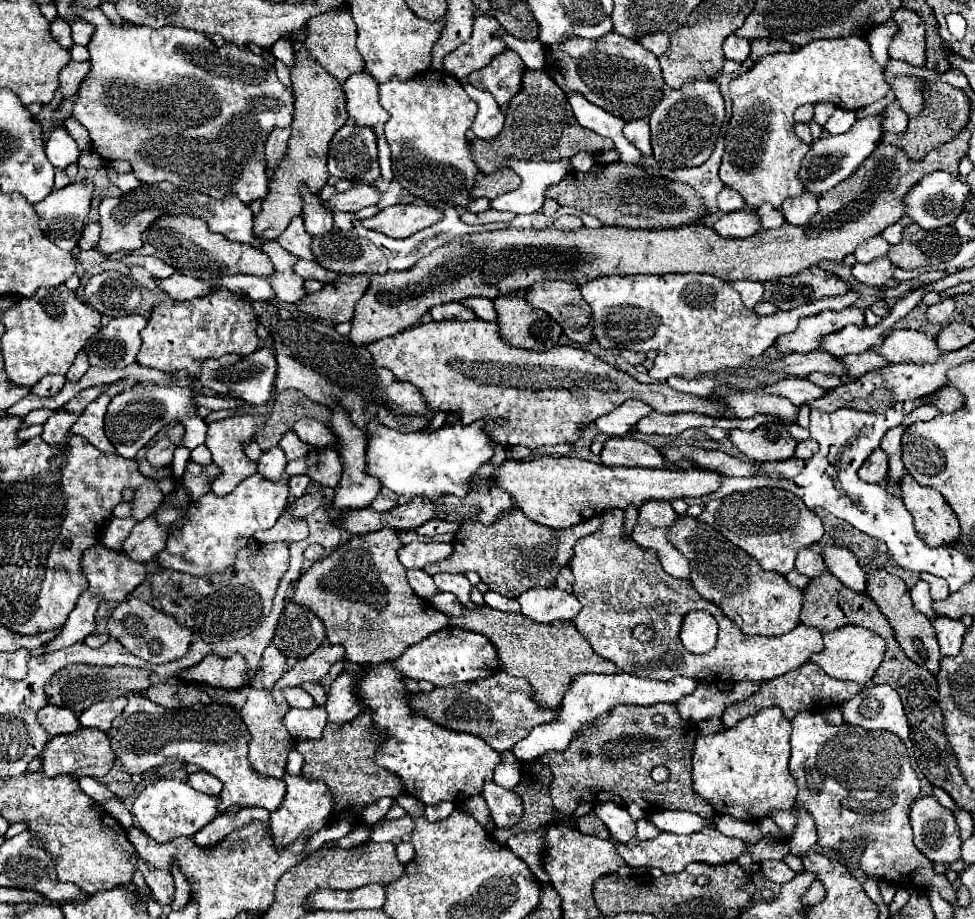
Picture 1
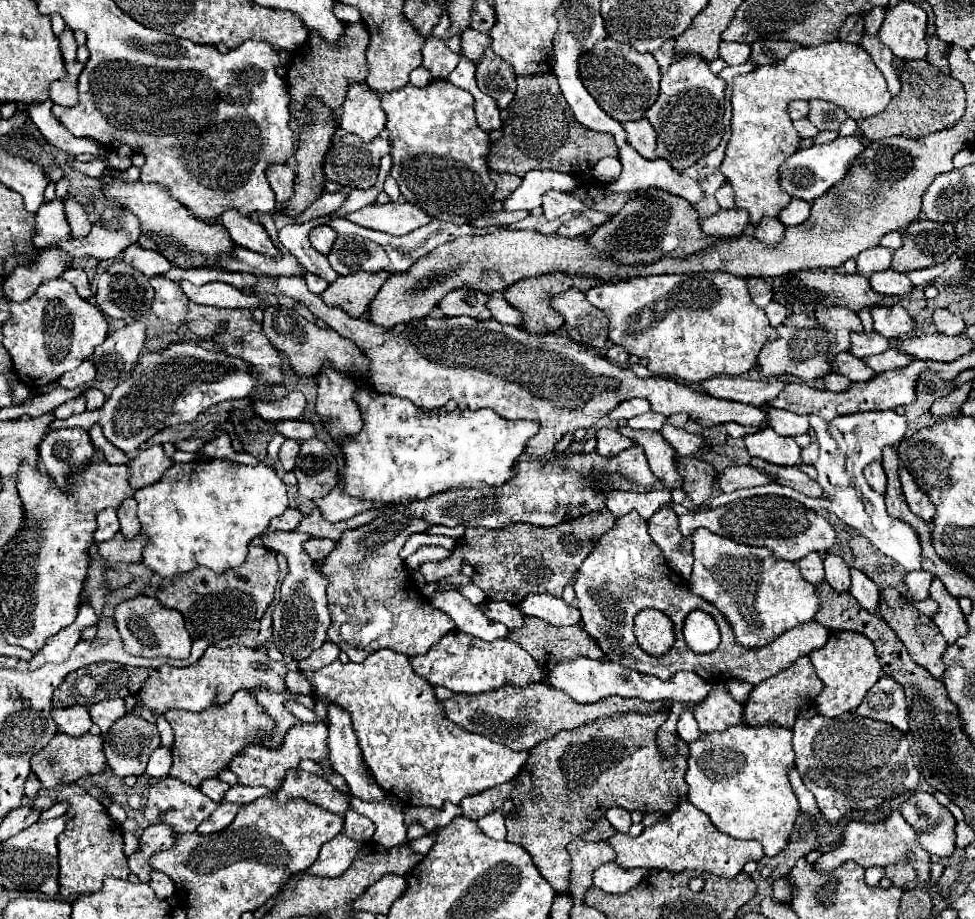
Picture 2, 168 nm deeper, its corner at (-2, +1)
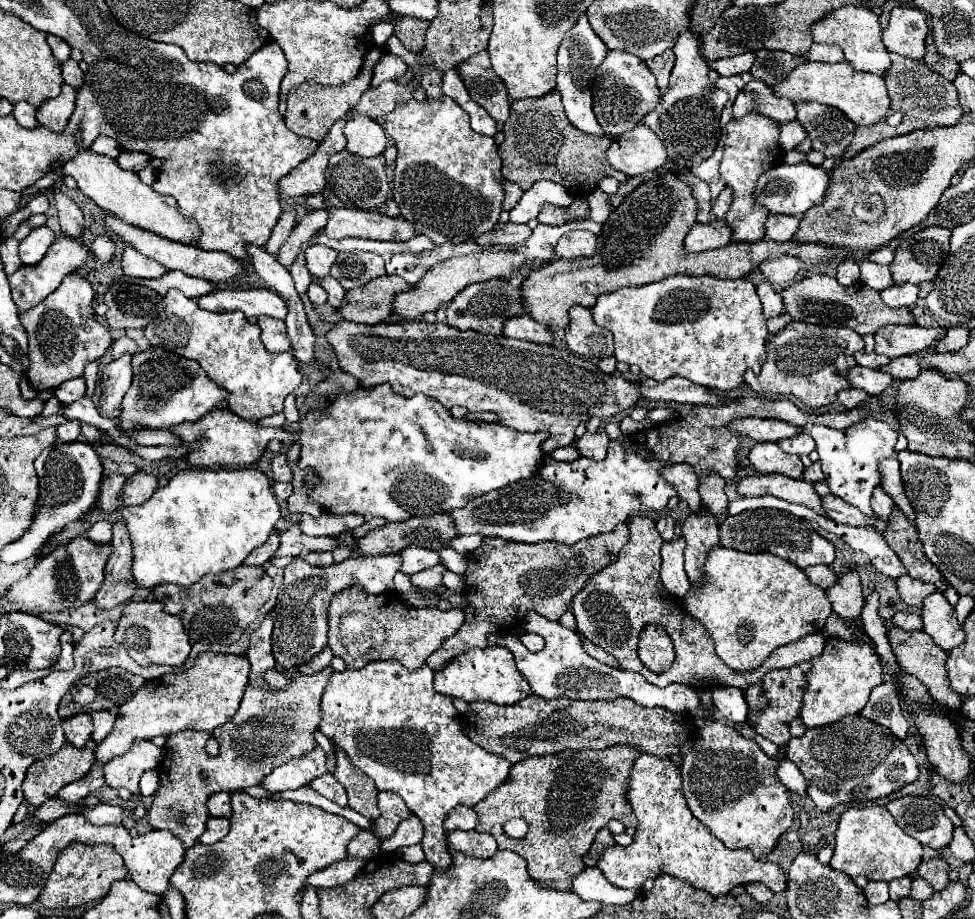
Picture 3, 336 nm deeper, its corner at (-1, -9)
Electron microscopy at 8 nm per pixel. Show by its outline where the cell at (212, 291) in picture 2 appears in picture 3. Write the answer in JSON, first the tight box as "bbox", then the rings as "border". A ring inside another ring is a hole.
{"bbox":[196,289,288,319],"border":[[[248,289],[248,291],[212,291],[196,299],[196,305],[206,311],[226,313],[226,311],[242,311],[246,317],[276,317],[284,319],[288,307],[280,295],[270,289]]]}

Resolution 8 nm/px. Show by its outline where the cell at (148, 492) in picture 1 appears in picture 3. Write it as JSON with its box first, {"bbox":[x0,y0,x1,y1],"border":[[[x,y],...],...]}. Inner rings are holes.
{"bbox":[94,519,136,609],"border":[[[118,519],[114,523],[114,537],[112,537],[114,553],[106,563],[106,579],[100,591],[96,593],[94,601],[100,609],[112,609],[128,599],[132,599],[136,591],[136,583],[132,581],[132,543],[126,529],[126,523]]]}

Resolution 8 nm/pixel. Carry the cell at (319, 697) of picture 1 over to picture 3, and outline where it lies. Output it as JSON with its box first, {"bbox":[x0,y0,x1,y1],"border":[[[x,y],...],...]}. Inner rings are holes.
{"bbox":[266,669,290,689],"border":[[[270,669],[270,671],[266,671],[266,683],[272,689],[284,689],[290,685],[290,679],[284,673],[280,673],[278,669]]]}

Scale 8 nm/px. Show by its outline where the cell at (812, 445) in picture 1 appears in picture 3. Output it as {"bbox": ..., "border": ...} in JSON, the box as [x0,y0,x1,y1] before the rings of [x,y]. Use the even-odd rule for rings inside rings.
{"bbox":[802,461,824,483],"border":[[[816,461],[816,463],[812,463],[812,465],[804,471],[802,479],[804,479],[804,481],[808,481],[808,483],[824,481],[824,473],[822,473],[822,469],[820,469],[820,463],[818,463],[818,461]]]}

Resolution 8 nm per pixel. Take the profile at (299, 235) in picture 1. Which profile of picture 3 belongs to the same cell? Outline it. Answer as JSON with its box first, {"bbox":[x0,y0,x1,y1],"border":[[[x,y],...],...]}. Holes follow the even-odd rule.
{"bbox":[314,277,344,309],"border":[[[324,277],[324,279],[314,279],[314,283],[318,283],[326,293],[328,293],[328,303],[336,309],[336,307],[340,307],[342,303],[344,303],[344,289],[342,289],[342,285],[334,279],[334,277]]]}

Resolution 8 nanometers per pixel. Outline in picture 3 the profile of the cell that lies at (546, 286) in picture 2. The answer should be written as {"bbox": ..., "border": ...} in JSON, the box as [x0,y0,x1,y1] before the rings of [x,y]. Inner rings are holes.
{"bbox":[522,171,842,329],"border":[[[676,171],[662,179],[644,183],[632,191],[608,217],[598,235],[596,255],[584,259],[556,259],[528,275],[522,283],[522,299],[528,315],[548,329],[564,329],[568,325],[568,309],[572,305],[592,307],[596,297],[612,293],[620,287],[640,287],[652,281],[662,281],[672,275],[712,275],[718,279],[740,279],[754,271],[766,257],[788,253],[806,265],[826,263],[842,253],[842,249],[826,245],[798,245],[796,241],[776,243],[760,239],[756,243],[732,241],[722,249],[706,253],[684,251],[684,237],[696,223],[696,201],[690,187],[676,177]]]}

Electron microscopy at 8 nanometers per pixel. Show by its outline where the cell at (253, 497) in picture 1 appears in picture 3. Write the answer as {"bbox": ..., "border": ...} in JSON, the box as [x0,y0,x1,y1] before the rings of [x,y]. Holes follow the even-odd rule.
{"bbox":[122,467,280,587],"border":[[[254,467],[242,469],[184,469],[178,471],[168,485],[160,487],[146,503],[124,507],[122,519],[128,525],[128,533],[134,547],[132,579],[142,587],[156,587],[160,583],[174,583],[190,587],[204,575],[220,575],[232,571],[244,563],[252,549],[260,547],[276,521],[280,519],[280,505],[270,487],[268,477]]]}

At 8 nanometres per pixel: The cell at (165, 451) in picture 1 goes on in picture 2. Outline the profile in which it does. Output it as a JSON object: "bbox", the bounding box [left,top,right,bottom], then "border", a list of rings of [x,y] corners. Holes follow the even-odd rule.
{"bbox":[129,445,171,489],"border":[[[161,445],[143,449],[129,463],[129,483],[133,485],[133,489],[151,485],[153,481],[157,481],[163,475],[167,467],[171,467],[171,459],[167,459]]]}

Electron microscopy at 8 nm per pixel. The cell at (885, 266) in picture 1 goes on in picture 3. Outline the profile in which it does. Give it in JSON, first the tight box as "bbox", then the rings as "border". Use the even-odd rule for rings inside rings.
{"bbox":[880,283,918,307],"border":[[[912,283],[892,285],[884,289],[880,297],[888,307],[914,307],[918,299],[918,285],[912,285]]]}

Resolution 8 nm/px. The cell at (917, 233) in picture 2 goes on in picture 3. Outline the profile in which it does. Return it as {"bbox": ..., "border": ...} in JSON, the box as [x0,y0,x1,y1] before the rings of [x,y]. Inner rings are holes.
{"bbox":[890,227,950,283],"border":[[[922,227],[896,247],[896,257],[890,265],[894,283],[932,281],[938,275],[944,259],[950,253],[950,231],[946,227]]]}

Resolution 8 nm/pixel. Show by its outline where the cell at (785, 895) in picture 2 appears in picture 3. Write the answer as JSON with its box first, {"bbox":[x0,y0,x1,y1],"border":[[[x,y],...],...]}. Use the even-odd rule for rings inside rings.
{"bbox":[746,883,774,903],"border":[[[748,883],[746,891],[758,901],[758,903],[766,903],[774,897],[774,891],[770,891],[770,887],[764,887],[764,883]]]}

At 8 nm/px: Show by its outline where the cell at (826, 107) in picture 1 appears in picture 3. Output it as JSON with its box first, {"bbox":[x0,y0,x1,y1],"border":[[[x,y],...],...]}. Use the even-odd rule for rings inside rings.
{"bbox":[796,103,854,157],"border":[[[796,103],[796,111],[798,111],[798,123],[808,131],[808,137],[812,141],[812,149],[822,151],[826,157],[840,157],[848,143],[852,141],[854,135],[854,123],[838,109],[832,109],[828,105],[820,105],[820,103]]]}

